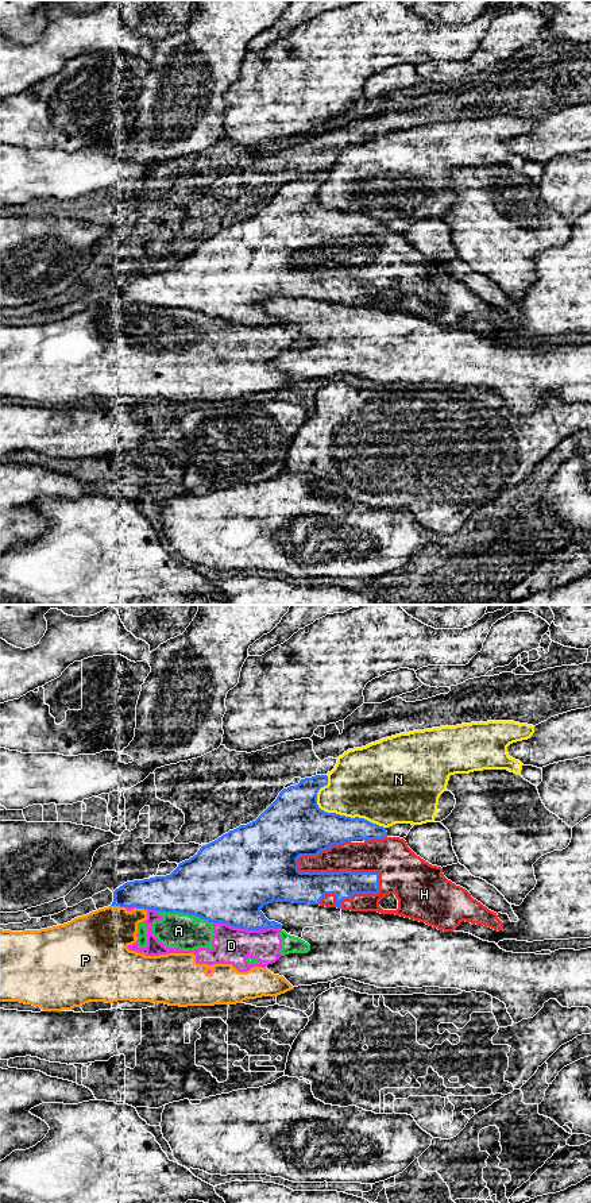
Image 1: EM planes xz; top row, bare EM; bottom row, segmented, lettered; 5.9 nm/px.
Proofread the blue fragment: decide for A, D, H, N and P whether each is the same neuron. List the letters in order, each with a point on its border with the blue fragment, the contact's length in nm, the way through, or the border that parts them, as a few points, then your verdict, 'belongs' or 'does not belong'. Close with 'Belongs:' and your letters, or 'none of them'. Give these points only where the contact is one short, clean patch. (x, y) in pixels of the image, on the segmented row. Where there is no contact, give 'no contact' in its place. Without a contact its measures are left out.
A: xz (181, 912) | 280 nm | along xz (158, 910), (182, 912), (199, 916), (203, 920) | does not belong
D: xz (247, 929) | 400 nm | does not belong
H: xz (342, 871) | 550 nm | belongs
N: xz (335, 813) | 480 nm | does not belong
P: xz (118, 905) | 90 nm | does not belong
Belongs: H

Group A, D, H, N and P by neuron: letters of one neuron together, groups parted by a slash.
A D P / H / N

